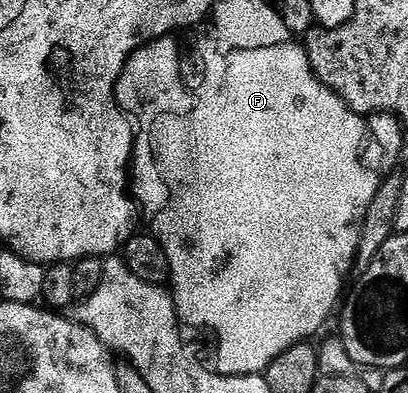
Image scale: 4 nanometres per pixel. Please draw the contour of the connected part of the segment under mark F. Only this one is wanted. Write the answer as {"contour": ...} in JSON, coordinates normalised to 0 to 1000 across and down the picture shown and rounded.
{"contour":[[[510,48],[495,69],[500,79],[485,94],[485,140],[466,140],[466,150],[475,150],[475,170],[466,170],[466,150],[456,150],[456,140],[436,140],[436,109],[417,109],[417,99],[380,109],[358,130],[328,140],[328,160],[309,170],[309,191],[299,191],[299,211],[289,219],[289,252],[299,252],[309,272],[348,282],[348,364],[338,364],[338,496],[348,496],[343,537],[358,545],[368,565],[365,595],[385,603],[412,654],[412,720],[439,812],[458,835],[466,830],[475,842],[515,850],[525,870],[520,931],[534,949],[630,954],[650,947],[654,929],[711,880],[767,865],[767,852],[797,827],[799,809],[816,791],[821,799],[850,728],[848,697],[858,677],[870,677],[877,656],[887,565],[902,542],[902,522],[912,522],[912,501],[922,501],[931,455],[877,407],[887,351],[902,344],[890,295],[870,288],[811,221],[797,221],[775,198],[748,117],[730,112],[728,120],[728,107],[713,97],[701,109],[637,120],[620,109],[608,120],[554,125],[534,104],[534,79],[510,59]]]}

